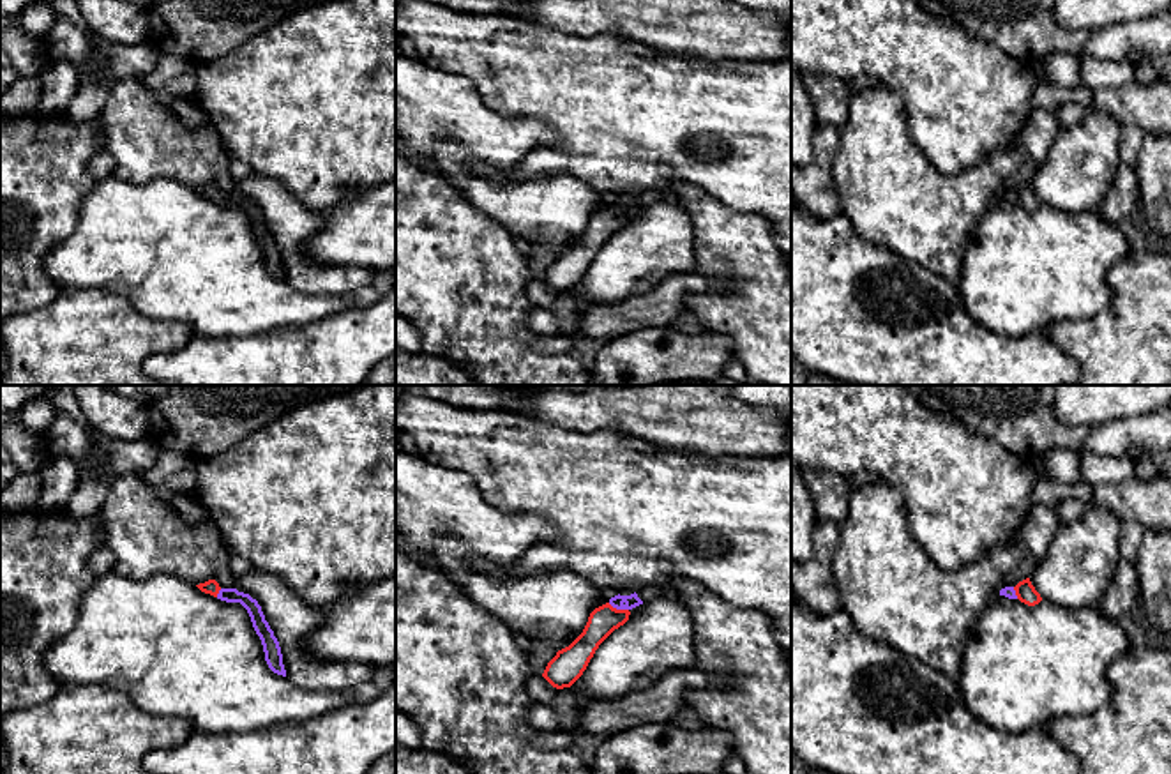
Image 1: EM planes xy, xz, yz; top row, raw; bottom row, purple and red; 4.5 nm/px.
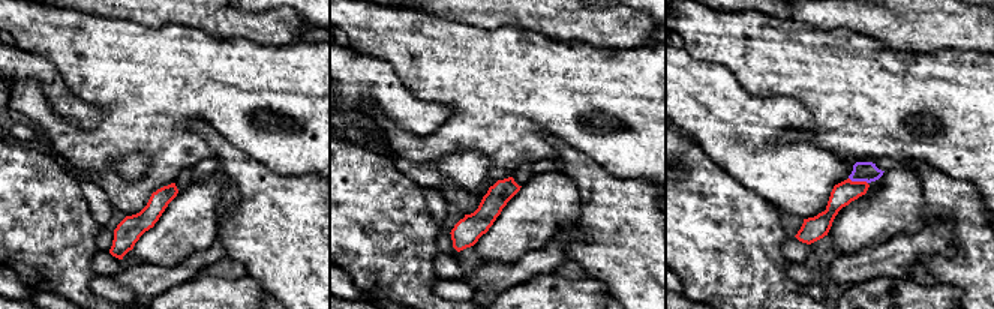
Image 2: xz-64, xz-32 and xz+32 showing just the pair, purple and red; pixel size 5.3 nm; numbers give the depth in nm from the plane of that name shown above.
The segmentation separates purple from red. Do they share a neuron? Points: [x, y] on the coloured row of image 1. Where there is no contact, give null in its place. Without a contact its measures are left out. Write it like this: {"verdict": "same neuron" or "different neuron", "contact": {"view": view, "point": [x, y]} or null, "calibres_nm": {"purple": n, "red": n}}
{"verdict": "same neuron", "contact": {"view": "xz", "point": [619, 608]}, "calibres_nm": {"purple": 70, "red": 140}}

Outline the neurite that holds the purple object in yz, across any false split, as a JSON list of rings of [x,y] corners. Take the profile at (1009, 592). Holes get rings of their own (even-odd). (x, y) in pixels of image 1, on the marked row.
[[[1030,578],[1019,581],[1016,587],[1001,588],[1000,596],[1005,596],[1009,599],[1019,599],[1021,603],[1028,606],[1035,606],[1042,601],[1040,594],[1035,590]]]

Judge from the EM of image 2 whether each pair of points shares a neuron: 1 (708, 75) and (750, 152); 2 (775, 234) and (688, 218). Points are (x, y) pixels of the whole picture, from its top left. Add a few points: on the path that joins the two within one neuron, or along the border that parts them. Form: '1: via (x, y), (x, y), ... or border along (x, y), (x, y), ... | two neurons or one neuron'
1: via (708, 95), (708, 102), (738, 132) | one neuron
2: via (754, 234), (714, 234), (709, 230) | one neuron

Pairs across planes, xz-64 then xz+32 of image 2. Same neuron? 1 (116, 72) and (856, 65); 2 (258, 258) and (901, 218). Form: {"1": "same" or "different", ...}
{"1": "same", "2": "different"}

